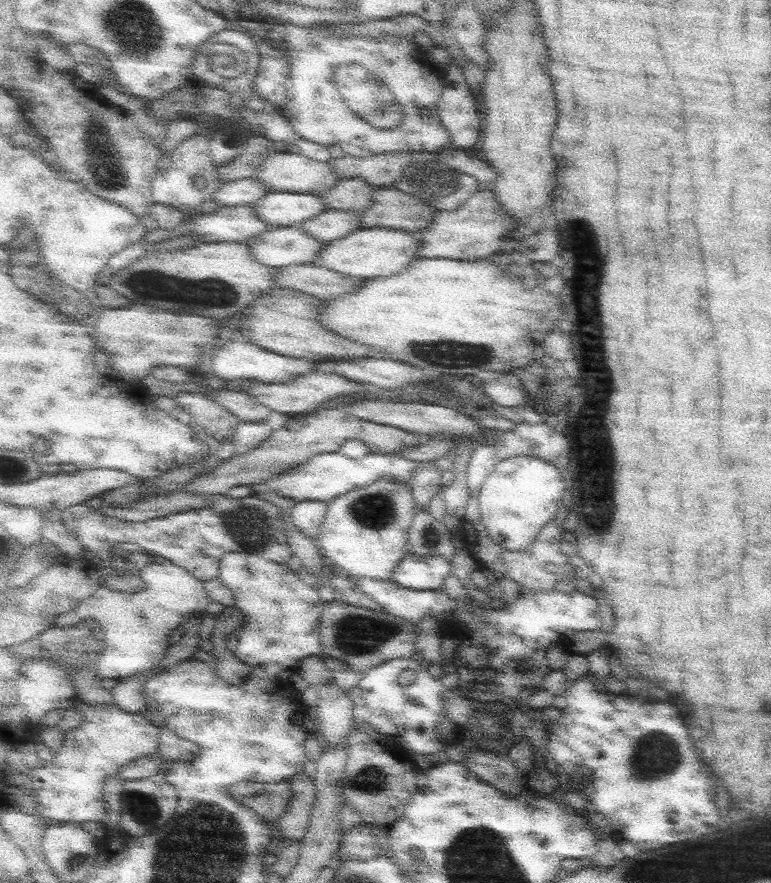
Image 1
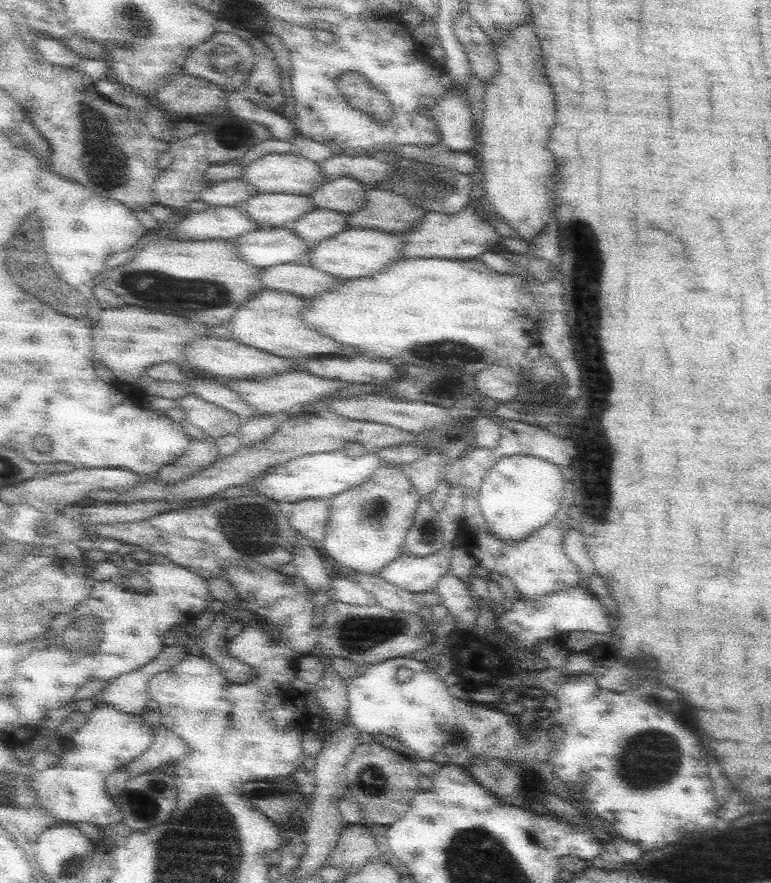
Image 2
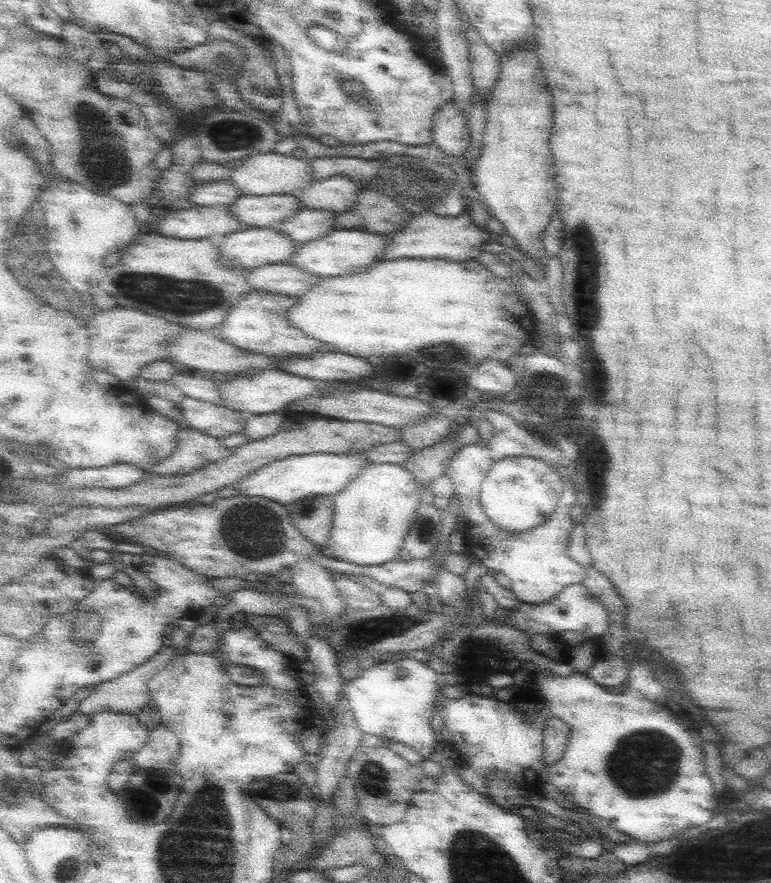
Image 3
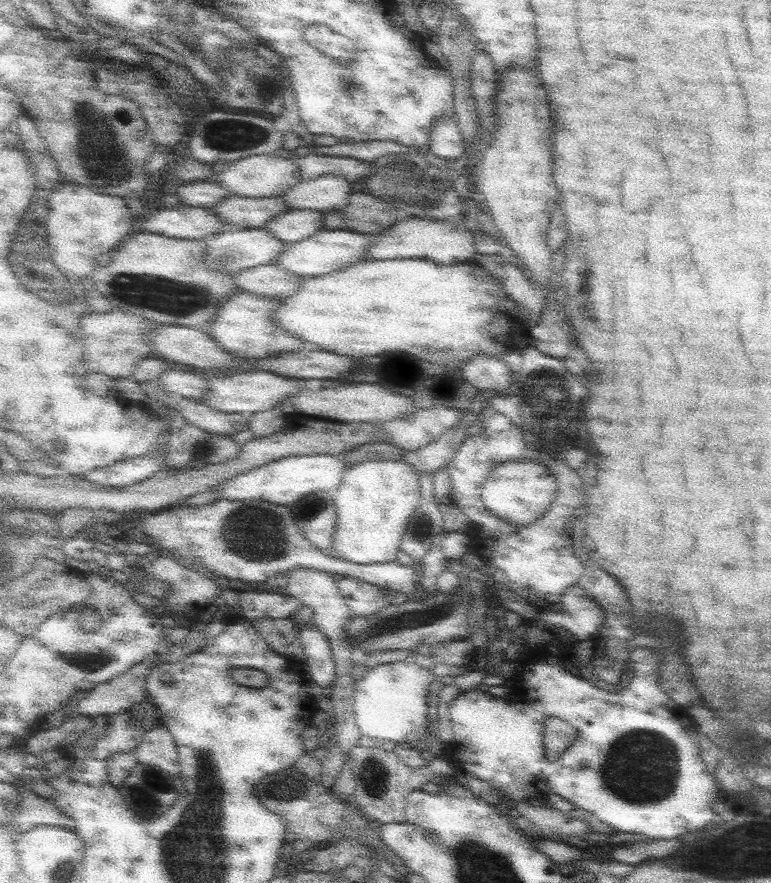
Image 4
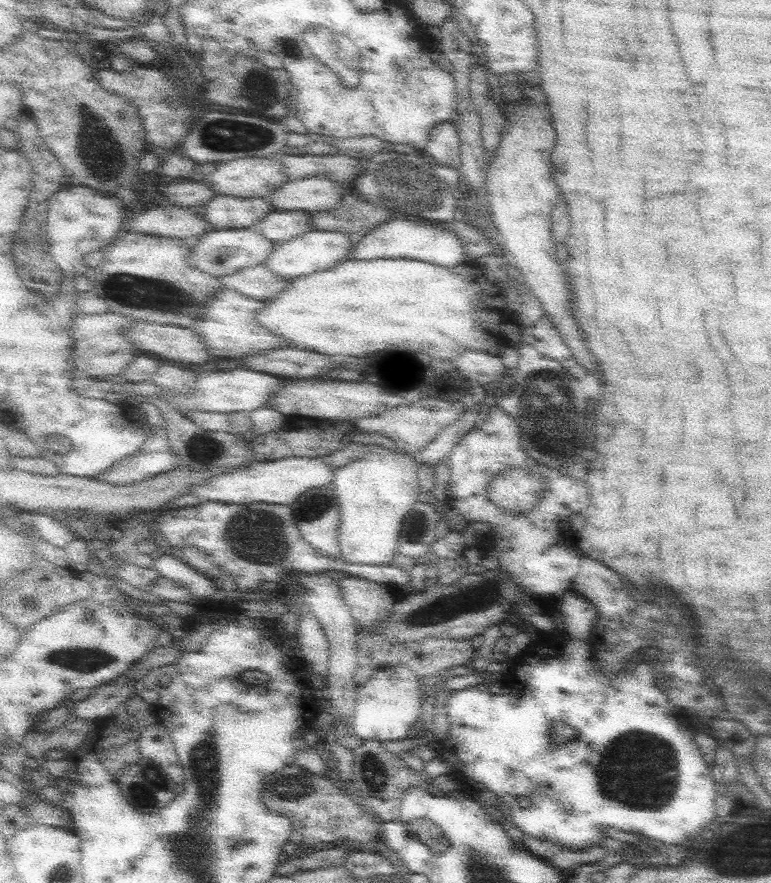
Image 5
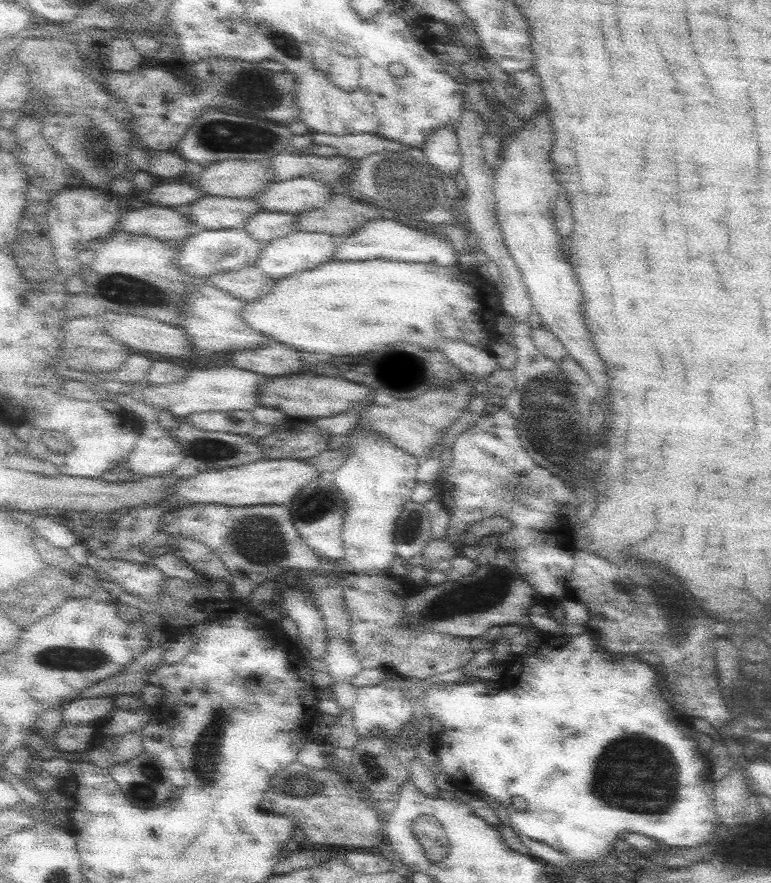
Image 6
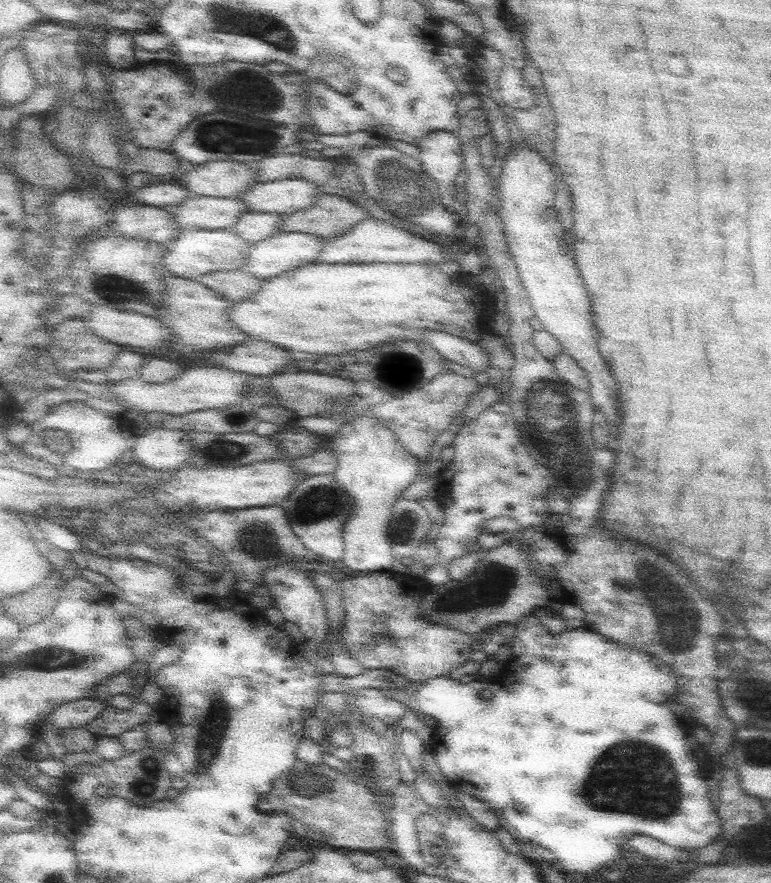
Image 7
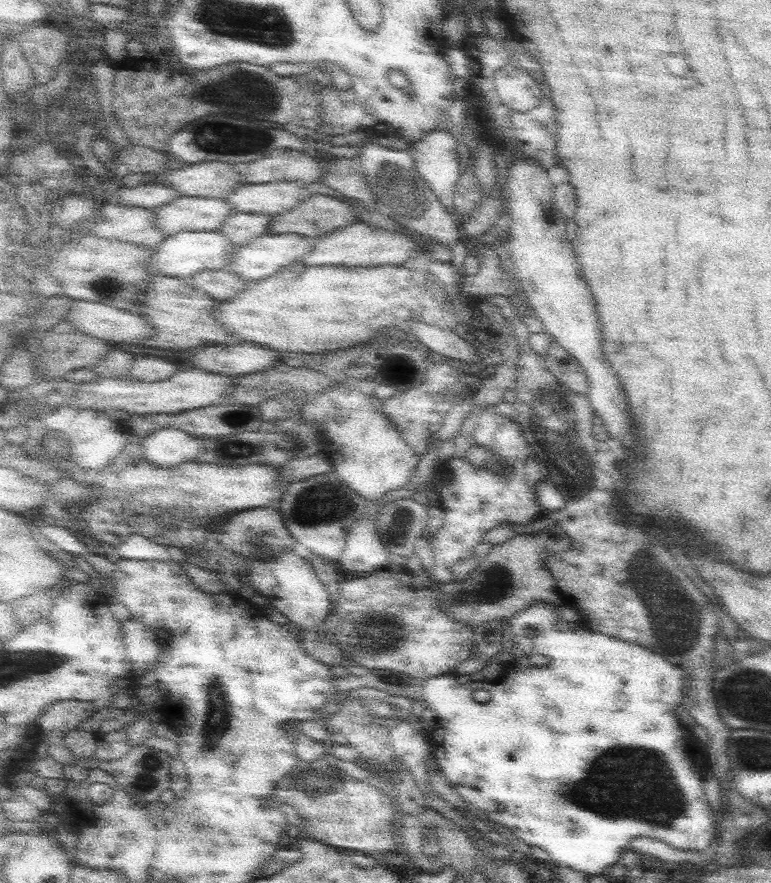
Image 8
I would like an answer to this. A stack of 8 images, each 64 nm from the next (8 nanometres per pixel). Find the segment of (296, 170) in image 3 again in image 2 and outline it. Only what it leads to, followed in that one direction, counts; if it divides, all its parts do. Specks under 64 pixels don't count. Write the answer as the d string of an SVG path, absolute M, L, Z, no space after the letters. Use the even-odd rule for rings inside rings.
M298 152L291 153L269 153L254 161L245 168L240 180L246 180L257 194L296 194L310 195L318 187L328 183L328 178L322 176L323 168L316 162L306 159Z

